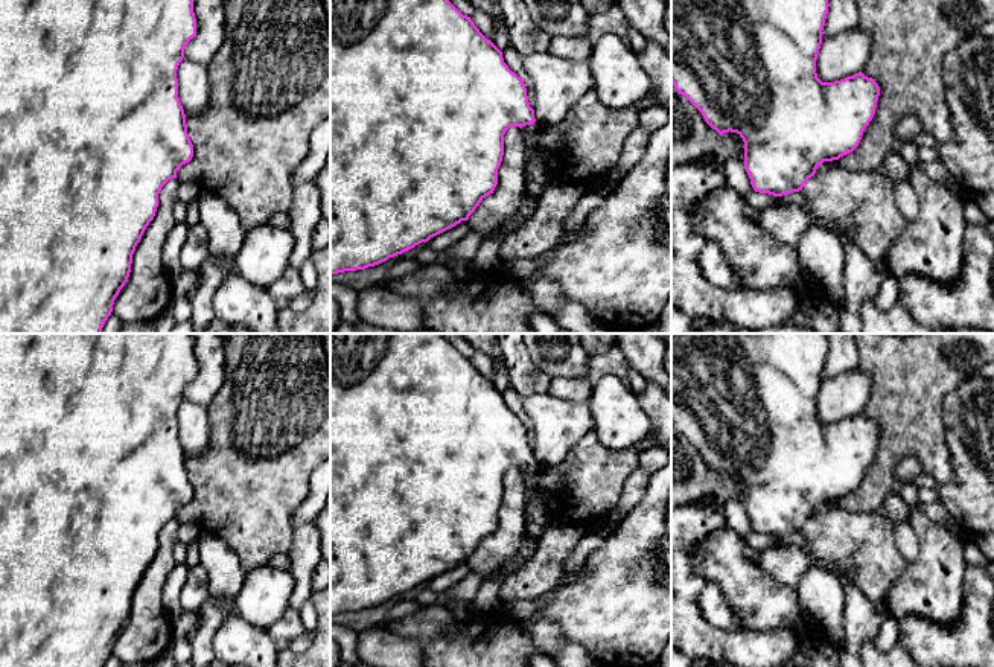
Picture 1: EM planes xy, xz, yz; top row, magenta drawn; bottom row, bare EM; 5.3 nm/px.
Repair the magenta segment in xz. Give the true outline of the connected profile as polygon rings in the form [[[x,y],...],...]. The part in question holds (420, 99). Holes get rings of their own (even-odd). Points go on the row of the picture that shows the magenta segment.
[[[330,0],[330,276],[379,265],[467,221],[498,184],[505,131],[519,126],[522,134],[530,134],[536,131],[534,122],[524,81],[449,0]]]

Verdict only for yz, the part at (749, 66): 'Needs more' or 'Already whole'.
Already whole

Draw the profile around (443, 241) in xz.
[[[461,221],[455,227],[431,238],[426,244],[428,248],[434,251],[443,251],[455,245],[458,241],[461,241],[464,236],[467,236],[470,231],[470,225],[467,221]]]

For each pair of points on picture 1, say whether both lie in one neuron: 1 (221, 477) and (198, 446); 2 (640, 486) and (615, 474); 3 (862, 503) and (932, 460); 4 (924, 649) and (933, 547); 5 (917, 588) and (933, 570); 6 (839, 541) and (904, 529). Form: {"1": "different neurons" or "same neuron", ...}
{"1": "different neurons", "2": "different neurons", "3": "same neuron", "4": "different neurons", "5": "same neuron", "6": "different neurons"}

